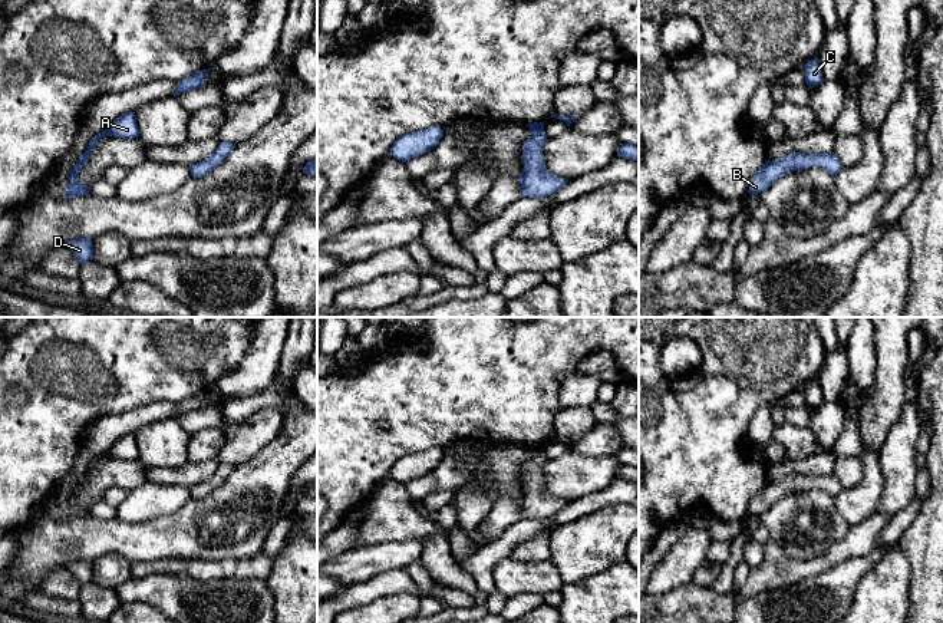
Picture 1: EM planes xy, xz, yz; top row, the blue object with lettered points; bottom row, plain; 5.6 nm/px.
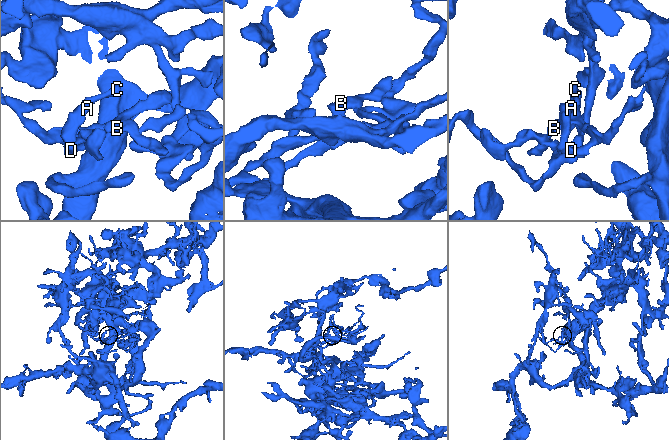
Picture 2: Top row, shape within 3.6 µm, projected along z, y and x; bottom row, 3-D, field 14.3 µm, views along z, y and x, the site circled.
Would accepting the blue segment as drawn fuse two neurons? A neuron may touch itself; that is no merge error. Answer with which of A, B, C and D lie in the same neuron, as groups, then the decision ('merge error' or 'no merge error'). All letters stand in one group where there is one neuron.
A B C D; no merge error

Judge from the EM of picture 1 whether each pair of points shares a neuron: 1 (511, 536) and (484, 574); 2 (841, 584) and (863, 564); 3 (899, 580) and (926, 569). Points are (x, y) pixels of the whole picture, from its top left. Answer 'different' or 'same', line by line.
1: same
2: same
3: different

